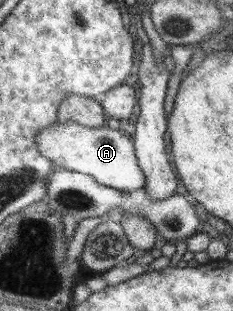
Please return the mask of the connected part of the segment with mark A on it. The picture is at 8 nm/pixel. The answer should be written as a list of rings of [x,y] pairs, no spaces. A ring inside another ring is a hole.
[[[73,121],[56,122],[39,129],[34,136],[38,152],[42,153],[53,168],[88,174],[95,182],[124,192],[131,192],[146,186],[146,174],[138,167],[137,157],[133,156],[133,145],[125,135],[111,130],[107,124],[97,128],[81,126]]]

